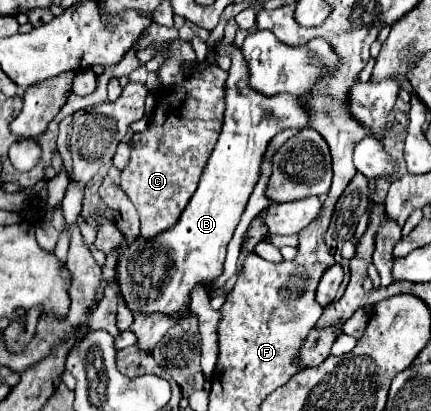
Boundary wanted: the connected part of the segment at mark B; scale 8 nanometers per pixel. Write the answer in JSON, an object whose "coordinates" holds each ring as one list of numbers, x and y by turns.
{"coordinates":[[219,43,217,55,229,55,233,61,227,79,227,109,219,141,205,165,199,187,183,209,179,221,169,227,169,231,163,231,153,239,137,237,123,249,117,261,115,279,119,293,133,315,159,313,181,317,189,311,191,291,197,285,209,287,213,279,223,273,227,245,241,219,247,199,259,181,261,159,267,151,269,141,283,129,307,127,307,111,297,97,265,97,249,89,249,71,239,47]]}

